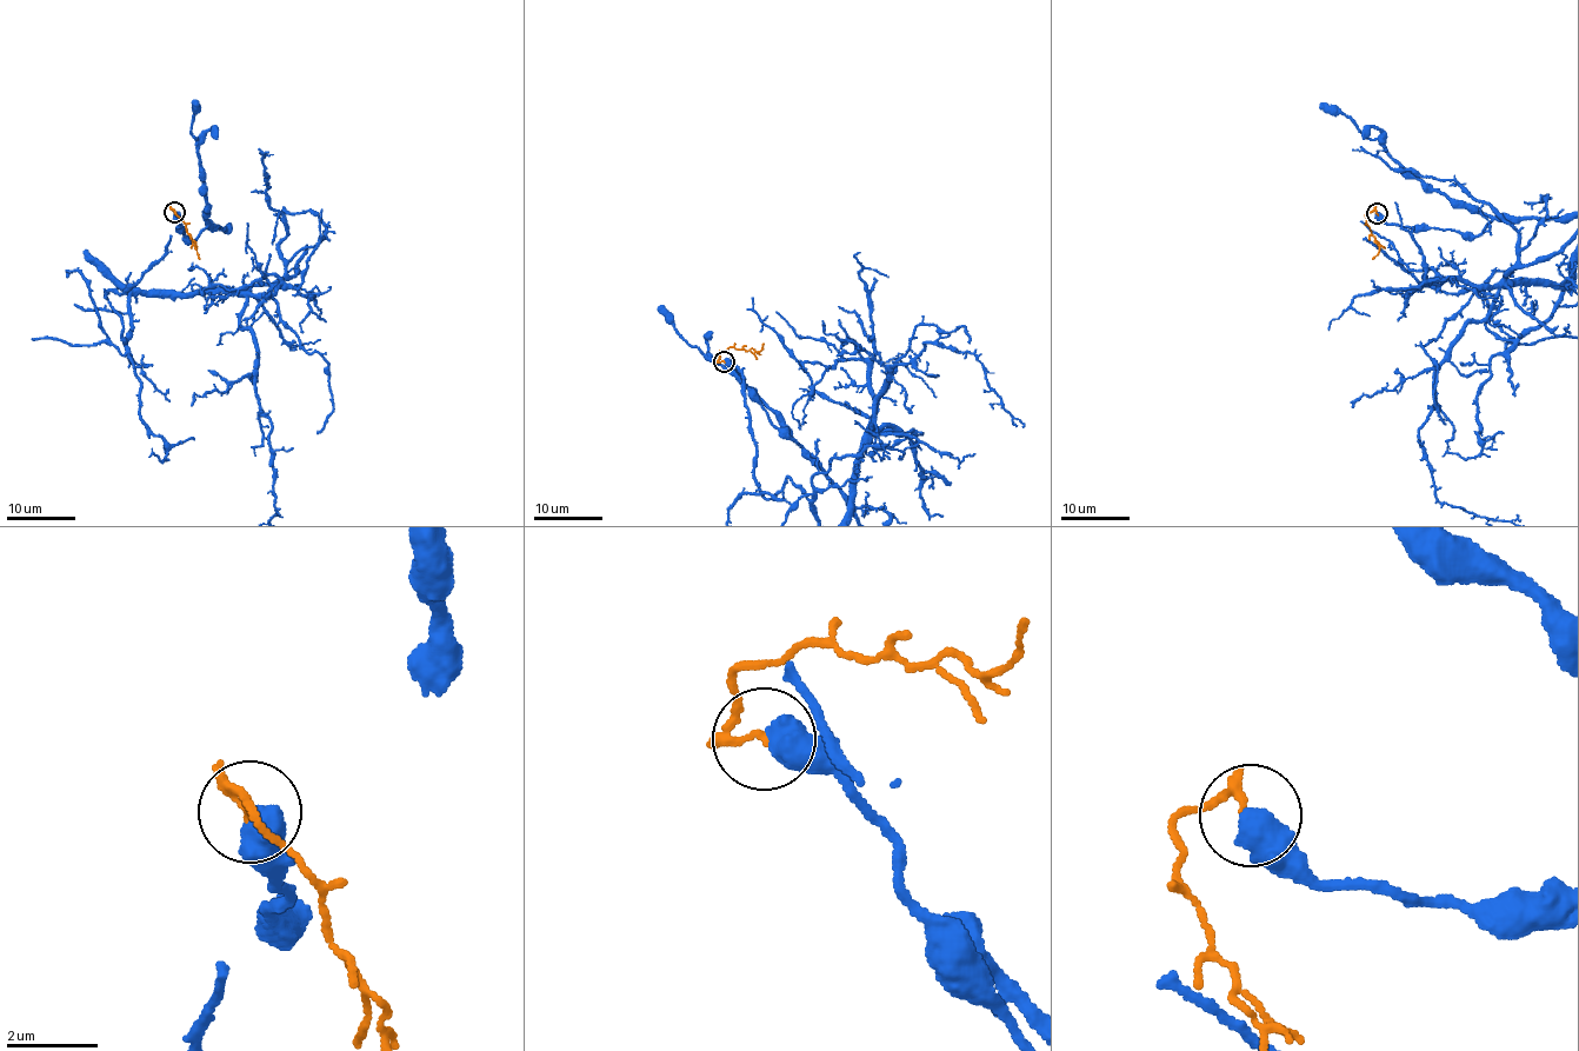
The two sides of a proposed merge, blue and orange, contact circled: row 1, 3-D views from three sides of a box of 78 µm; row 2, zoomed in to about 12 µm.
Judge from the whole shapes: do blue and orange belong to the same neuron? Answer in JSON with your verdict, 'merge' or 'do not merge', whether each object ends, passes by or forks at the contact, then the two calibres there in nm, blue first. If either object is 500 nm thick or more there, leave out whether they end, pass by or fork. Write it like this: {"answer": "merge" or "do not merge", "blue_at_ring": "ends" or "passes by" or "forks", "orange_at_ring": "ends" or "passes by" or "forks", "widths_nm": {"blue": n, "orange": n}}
{"answer": "do not merge", "widths_nm": {"blue": 650, "orange": 120}}

